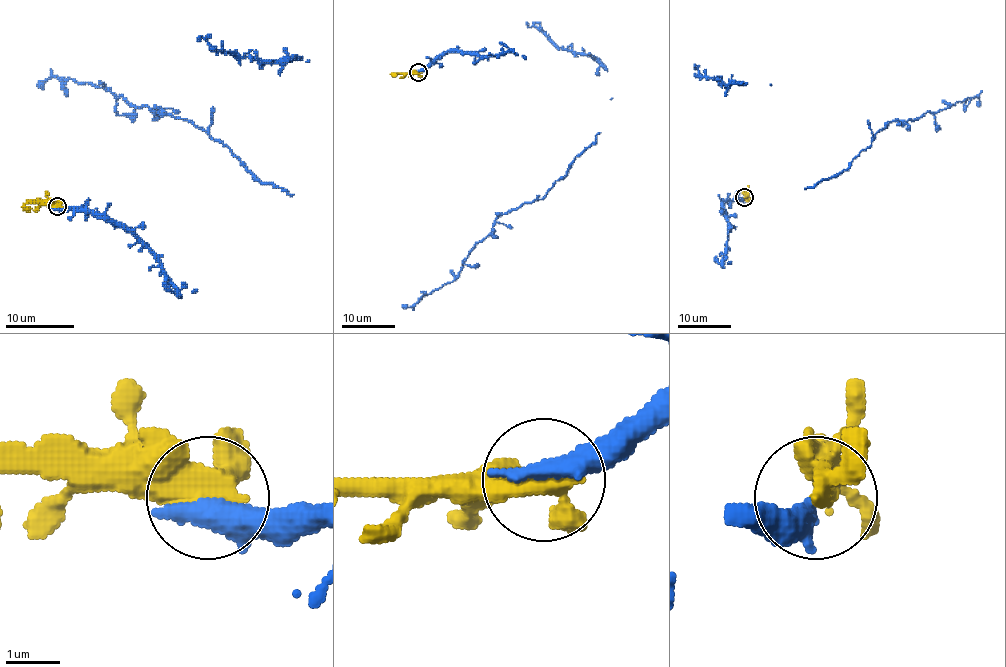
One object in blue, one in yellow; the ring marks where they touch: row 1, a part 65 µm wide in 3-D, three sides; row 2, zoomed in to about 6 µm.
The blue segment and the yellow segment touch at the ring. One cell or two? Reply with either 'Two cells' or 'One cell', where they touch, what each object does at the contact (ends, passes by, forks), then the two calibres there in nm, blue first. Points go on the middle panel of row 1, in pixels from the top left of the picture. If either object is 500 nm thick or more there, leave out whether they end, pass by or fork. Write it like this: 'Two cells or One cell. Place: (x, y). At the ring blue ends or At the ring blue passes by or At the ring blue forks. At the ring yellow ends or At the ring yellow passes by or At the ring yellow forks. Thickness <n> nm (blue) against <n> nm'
One cell. Place: (418, 72). At the ring blue ends. At the ring yellow passes by. Thickness 480 nm (blue) against 440 nm

